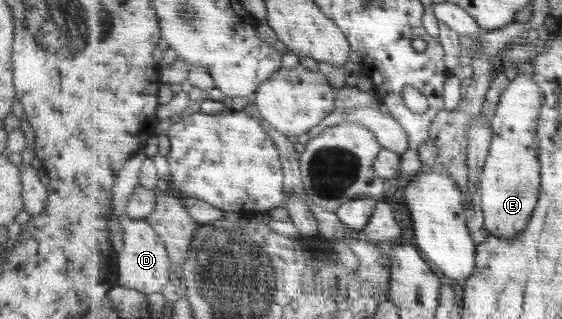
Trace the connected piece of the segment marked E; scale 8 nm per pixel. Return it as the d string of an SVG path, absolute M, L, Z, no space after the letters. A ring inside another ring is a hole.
M533 73L519 74L505 89L497 115L492 122L495 138L492 142L487 165L485 165L485 173L483 173L482 208L485 218L484 227L490 235L515 239L519 234L525 232L527 225L531 224L531 219L534 218L535 209L538 208L539 199L542 196L542 146L538 142L538 130L545 104L545 94L539 88L539 82L535 80Z

